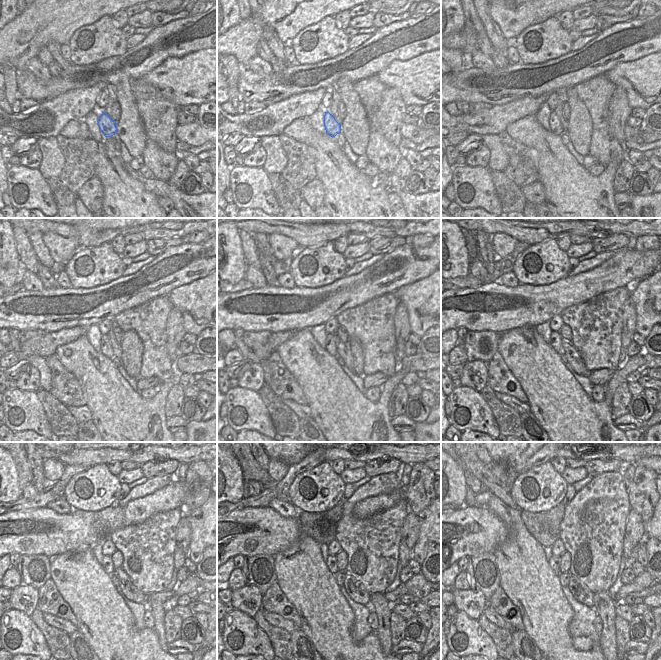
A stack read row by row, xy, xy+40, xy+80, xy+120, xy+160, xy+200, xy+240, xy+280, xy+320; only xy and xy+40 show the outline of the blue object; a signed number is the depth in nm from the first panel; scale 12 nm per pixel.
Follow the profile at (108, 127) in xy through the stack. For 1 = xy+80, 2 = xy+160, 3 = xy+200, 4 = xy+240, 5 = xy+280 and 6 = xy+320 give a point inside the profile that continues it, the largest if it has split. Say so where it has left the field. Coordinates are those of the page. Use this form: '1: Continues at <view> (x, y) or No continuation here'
1: Continues at xy+80 (556, 127)
2: Continues at xy+160 (330, 345)
3: Continues at xy+200 (555, 338)
4: Continues at xy+240 (107, 564)
5: Continues at xy+280 (331, 562)
6: Continues at xy+320 (554, 561)

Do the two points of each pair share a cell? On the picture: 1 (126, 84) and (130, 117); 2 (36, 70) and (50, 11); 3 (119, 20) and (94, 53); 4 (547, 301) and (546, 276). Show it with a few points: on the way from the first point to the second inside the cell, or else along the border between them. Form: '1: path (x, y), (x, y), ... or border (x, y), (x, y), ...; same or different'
1: path (126, 92), (128, 109); same
2: border (36, 56), (27, 62), (25, 69); different
3: border (111, 16), (114, 23), (120, 29); different
4: border (566, 275), (544, 285), (522, 285); different

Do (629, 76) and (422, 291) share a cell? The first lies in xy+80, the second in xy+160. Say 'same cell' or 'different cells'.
same cell

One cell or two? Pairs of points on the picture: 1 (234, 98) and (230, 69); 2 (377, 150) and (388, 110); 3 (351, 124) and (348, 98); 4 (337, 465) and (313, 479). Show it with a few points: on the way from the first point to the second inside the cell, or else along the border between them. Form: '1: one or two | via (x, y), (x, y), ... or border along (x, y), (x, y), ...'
1: one | via (233, 91), (233, 76)
2: two | border along (377, 110), (380, 132), (398, 147)
3: one | via (351, 118), (351, 104)
4: two | border along (329, 462), (332, 469), (339, 475)

